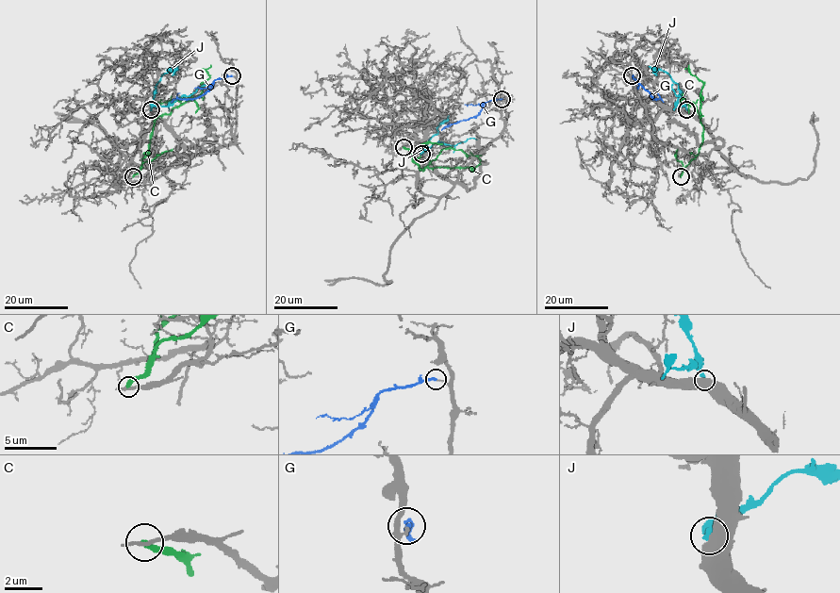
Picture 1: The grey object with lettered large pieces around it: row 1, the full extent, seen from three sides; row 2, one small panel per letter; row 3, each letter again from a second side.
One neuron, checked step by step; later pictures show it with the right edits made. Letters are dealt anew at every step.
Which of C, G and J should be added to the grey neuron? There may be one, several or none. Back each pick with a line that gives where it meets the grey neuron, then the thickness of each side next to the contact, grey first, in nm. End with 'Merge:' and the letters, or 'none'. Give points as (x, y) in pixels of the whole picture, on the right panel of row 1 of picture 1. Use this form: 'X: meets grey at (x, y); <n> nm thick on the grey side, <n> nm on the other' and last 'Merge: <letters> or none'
Merge: none

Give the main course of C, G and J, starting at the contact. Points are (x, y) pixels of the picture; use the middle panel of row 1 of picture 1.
C: (403, 147), (411, 152), (412, 160), (423, 170), (439, 167), (472, 170), (480, 163), (476, 156), (481, 156)
G: (502, 99), (485, 102), (479, 113), (441, 130)
J: (421, 154), (449, 115)

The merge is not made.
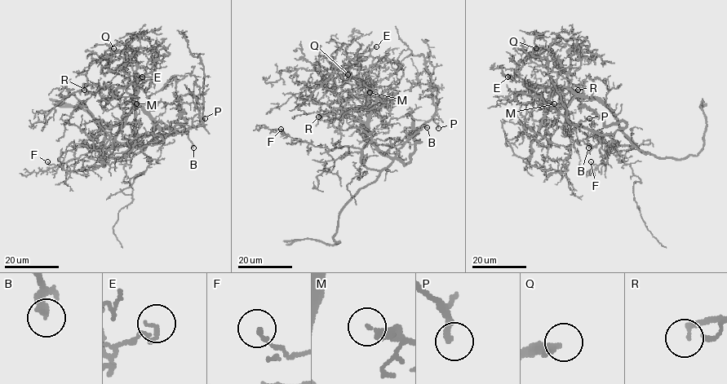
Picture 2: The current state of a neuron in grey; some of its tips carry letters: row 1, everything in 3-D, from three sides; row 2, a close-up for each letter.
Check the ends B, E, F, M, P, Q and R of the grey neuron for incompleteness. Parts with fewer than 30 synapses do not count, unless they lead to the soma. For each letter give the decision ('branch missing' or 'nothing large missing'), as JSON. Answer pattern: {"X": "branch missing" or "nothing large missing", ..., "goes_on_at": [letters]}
{"B": "branch missing", "E": "nothing large missing", "F": "nothing large missing", "M": "nothing large missing", "P": "branch missing", "Q": "nothing large missing", "R": "branch missing", "goes_on_at": ["B", "P", "R"]}

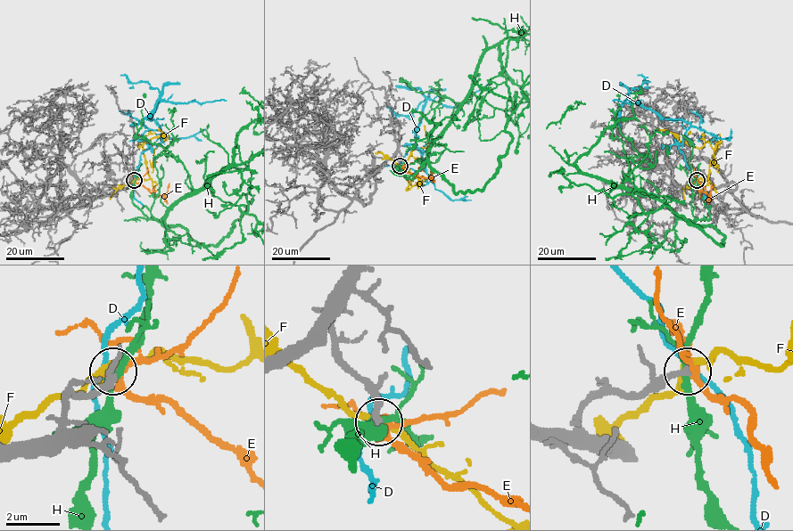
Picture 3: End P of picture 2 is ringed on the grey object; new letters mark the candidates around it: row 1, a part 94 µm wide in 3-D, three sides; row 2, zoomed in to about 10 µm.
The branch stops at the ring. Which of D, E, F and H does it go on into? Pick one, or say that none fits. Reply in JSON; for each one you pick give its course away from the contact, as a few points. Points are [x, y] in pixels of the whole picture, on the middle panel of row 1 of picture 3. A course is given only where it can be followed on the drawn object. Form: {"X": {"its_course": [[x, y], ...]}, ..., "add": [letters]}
{"E": {"its_course": [[400, 166], [408, 172], [434, 180]]}, "add": ["E"]}

